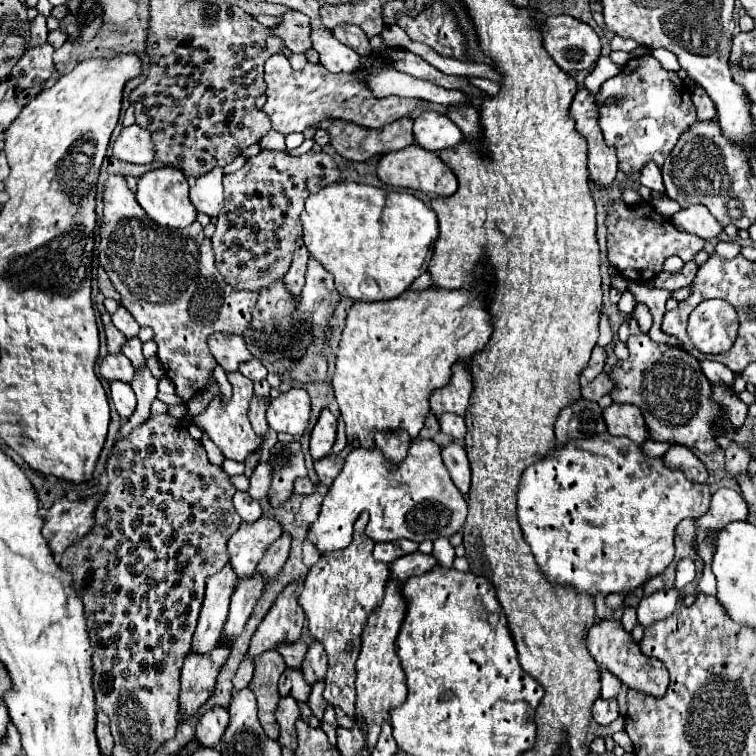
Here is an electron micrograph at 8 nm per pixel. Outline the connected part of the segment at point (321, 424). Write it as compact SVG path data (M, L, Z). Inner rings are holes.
M323 409L317 425L311 431L311 457L315 461L331 453L331 447L335 443L335 431L337 431L337 417L329 409Z

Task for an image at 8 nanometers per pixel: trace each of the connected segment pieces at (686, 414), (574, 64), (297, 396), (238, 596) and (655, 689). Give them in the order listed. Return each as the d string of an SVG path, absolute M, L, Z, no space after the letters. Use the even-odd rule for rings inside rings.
M635 319L629 327L631 335L627 347L631 355L611 367L611 399L641 409L647 423L647 437L651 441L663 441L669 445L679 443L701 453L715 453L719 447L715 439L719 435L717 421L721 419L721 407L717 407L717 401L711 397L711 381L701 371L699 361L679 347L651 341L649 333L643 333Z
M571 15L549 17L543 23L543 45L553 61L567 73L589 69L599 53L599 35Z
M293 387L281 393L267 407L267 423L277 433L289 433L301 437L309 425L309 395L301 387Z
M253 575L253 579L239 581L233 595L231 595L231 607L229 607L229 617L223 627L223 641L233 643L237 635L245 629L247 619L251 617L251 611L255 609L261 593L263 593L265 581L261 575Z
M603 619L601 623L595 623L587 633L587 647L589 647L589 653L597 659L597 663L603 669L617 675L629 689L637 689L637 691L641 691L645 695L653 695L653 697L665 695L665 691L669 687L669 671L655 657L643 655L639 649L639 643L631 637L631 633L627 633L623 629L623 625L619 621Z

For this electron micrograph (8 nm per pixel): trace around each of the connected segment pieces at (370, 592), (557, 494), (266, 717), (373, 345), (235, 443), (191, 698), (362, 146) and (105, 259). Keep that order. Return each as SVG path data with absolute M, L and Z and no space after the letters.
M363 513L355 521L355 533L353 533L353 541L349 547L335 551L333 555L321 555L321 559L311 567L311 571L303 583L303 593L299 595L299 605L303 607L305 615L309 617L307 619L309 631L317 641L323 643L323 647L329 655L329 669L327 669L327 677L325 677L323 697L327 699L329 705L341 707L351 719L355 719L355 661L357 661L357 655L361 649L361 633L367 625L369 615L383 601L385 585L389 581L389 567L385 563L375 561L371 555L375 543L365 535L365 525L367 525L367 513Z
M609 433L591 439L571 439L563 449L555 449L543 461L525 469L517 493L523 537L549 583L573 587L593 597L633 593L663 573L675 557L673 535L677 523L687 517L703 517L709 511L709 503L711 491L707 485L687 481L677 469L667 469L663 459L645 457L631 439Z
M265 651L255 659L255 675L249 683L249 689L257 697L259 705L259 721L265 729L265 735L271 739L279 739L279 725L275 721L275 709L279 705L279 689L277 681L285 671L285 661L277 651Z
M487 285L479 289L463 287L457 291L433 289L415 293L405 291L395 299L381 303L363 303L355 301L355 305L347 313L343 339L337 351L337 367L333 373L333 389L335 399L339 403L341 417L345 421L347 443L359 441L361 447L373 449L375 431L407 431L411 439L419 435L425 419L429 417L429 395L437 387L445 387L449 383L451 365L455 361L465 361L473 353L481 351L491 337L491 319L485 311L485 291Z
M233 373L233 375L227 375L229 377L229 383L233 385L233 397L229 403L221 403L219 397L215 397L209 407L205 409L205 413L193 417L195 425L203 431L207 431L209 439L221 449L223 457L225 459L233 459L233 461L239 461L243 463L245 457L255 451L261 443L261 439L255 435L255 431L251 429L251 423L249 423L249 403L253 399L253 381L247 379L245 375L241 373Z
M221 643L209 655L189 653L181 671L181 695L179 705L183 709L183 719L189 719L197 709L213 695L217 685L217 675L229 657L229 645Z
M401 117L381 129L369 129L369 127L365 129L357 123L345 121L345 119L327 119L321 123L323 123L323 129L329 131L329 135L331 135L331 141L329 141L331 147L335 147L335 151L339 155L343 155L345 159L357 161L357 163L369 161L375 155L385 155L385 153L391 153L391 151L397 151L397 149L403 149L403 147L409 147L415 143L413 119L409 119L409 117Z
M111 175L103 191L103 223L99 225L99 263L105 267L113 287L121 293L121 305L131 311L141 327L151 327L159 351L157 357L163 365L165 375L175 385L175 394L184 402L205 389L209 373L217 367L215 357L207 347L207 339L215 331L247 331L251 325L251 313L257 303L257 291L235 291L223 279L215 267L215 255L211 241L203 235L199 221L189 225L189 229L163 229L151 221L135 195L129 191L121 175Z

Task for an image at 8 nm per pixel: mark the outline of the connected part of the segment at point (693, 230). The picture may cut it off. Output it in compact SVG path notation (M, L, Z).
M691 205L687 209L677 211L671 217L671 223L675 225L675 229L697 235L701 239L713 239L723 231L723 227L713 219L705 205Z

